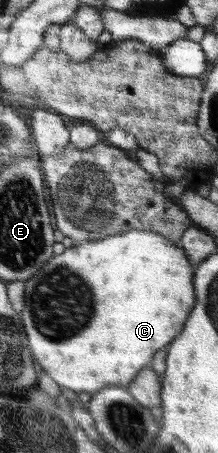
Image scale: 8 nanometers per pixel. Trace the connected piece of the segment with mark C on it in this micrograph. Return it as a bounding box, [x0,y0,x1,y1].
[20,230,195,394]

